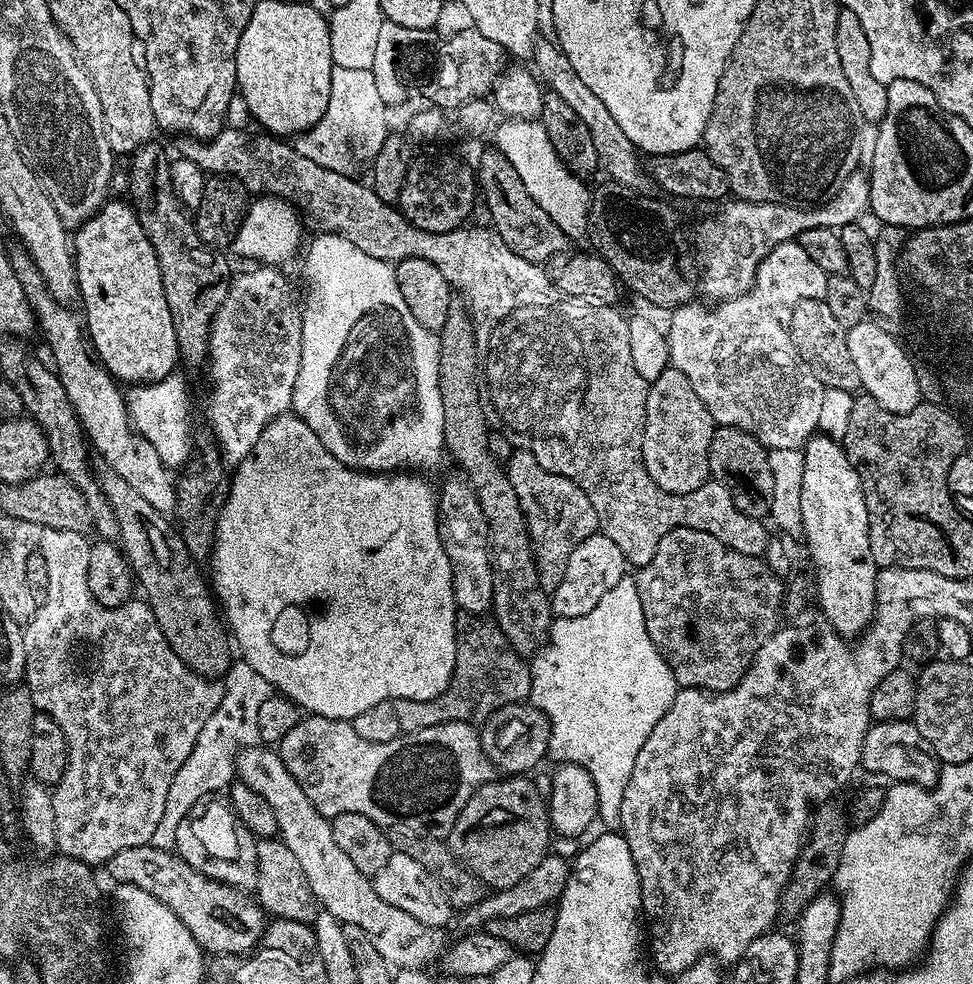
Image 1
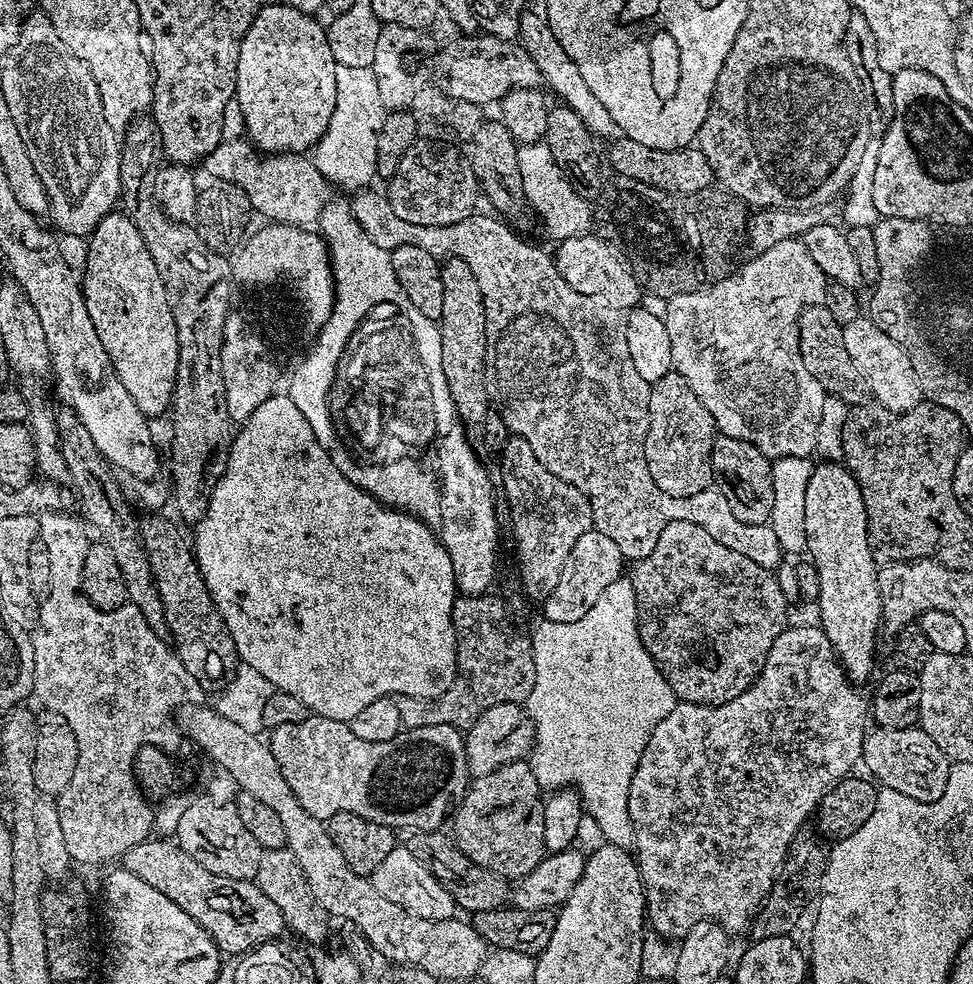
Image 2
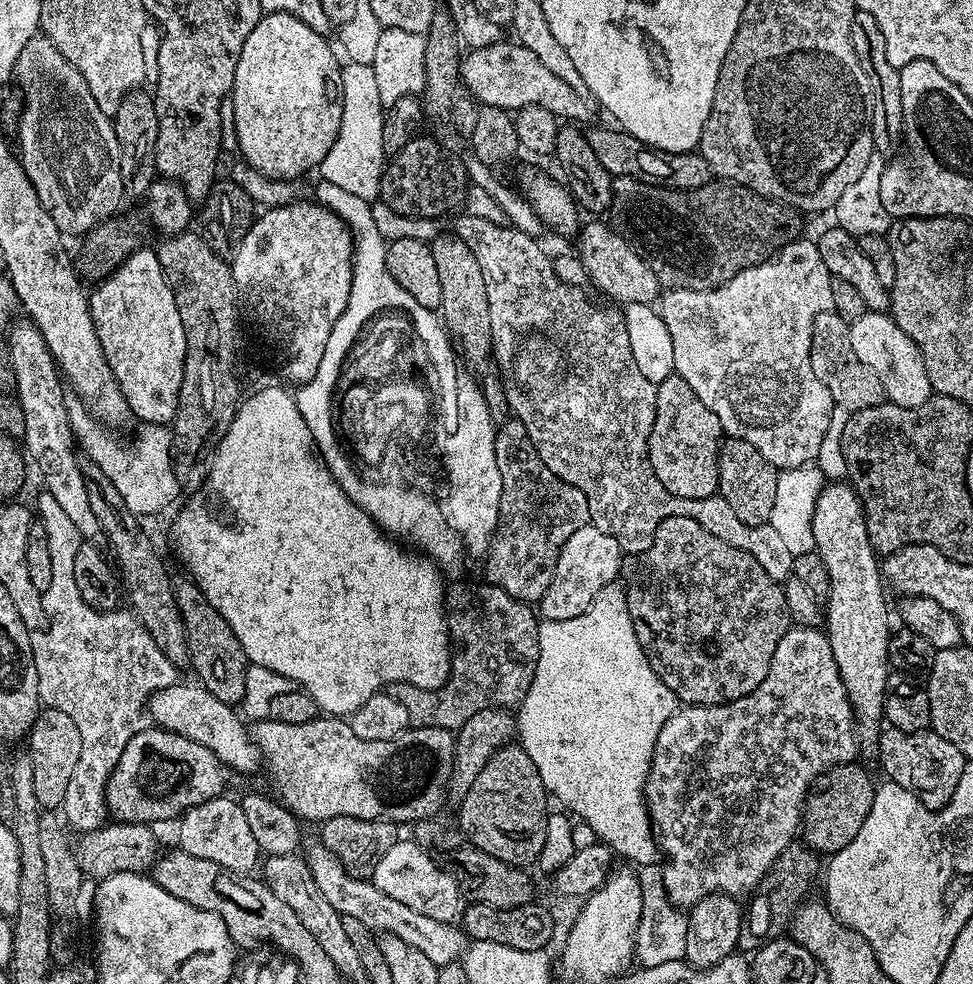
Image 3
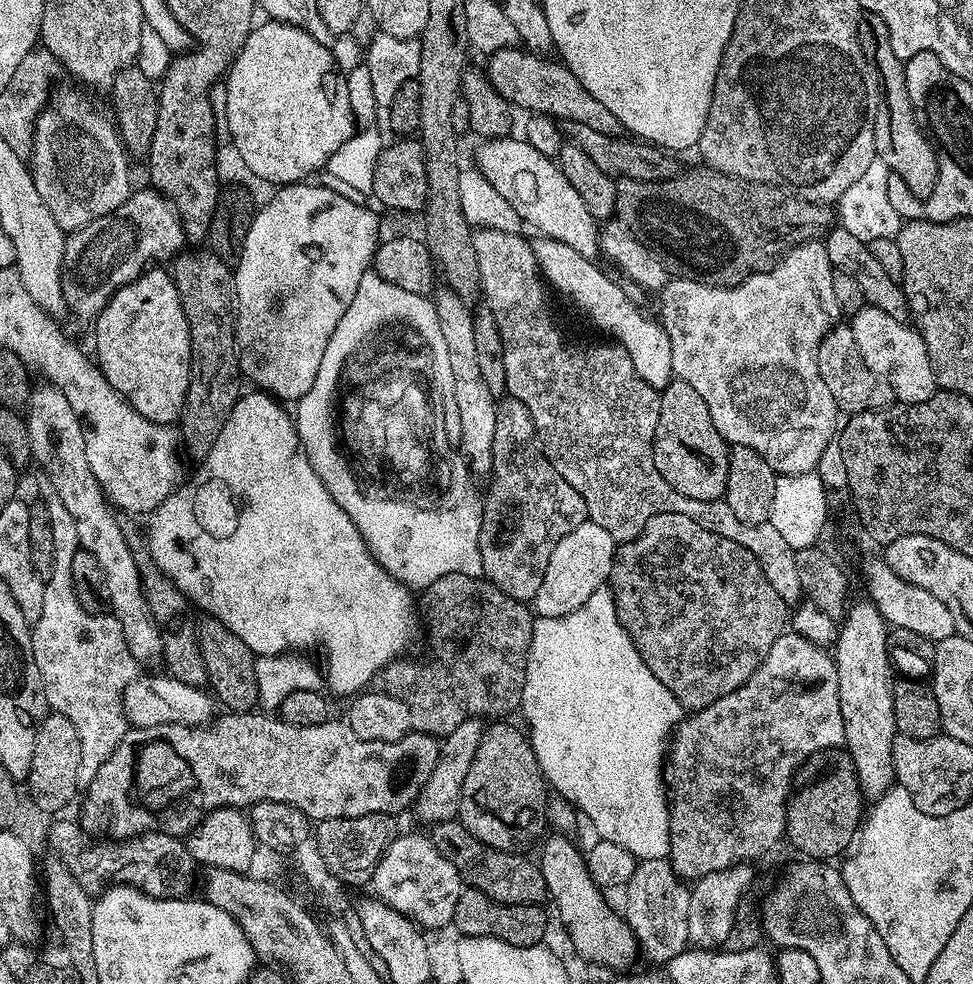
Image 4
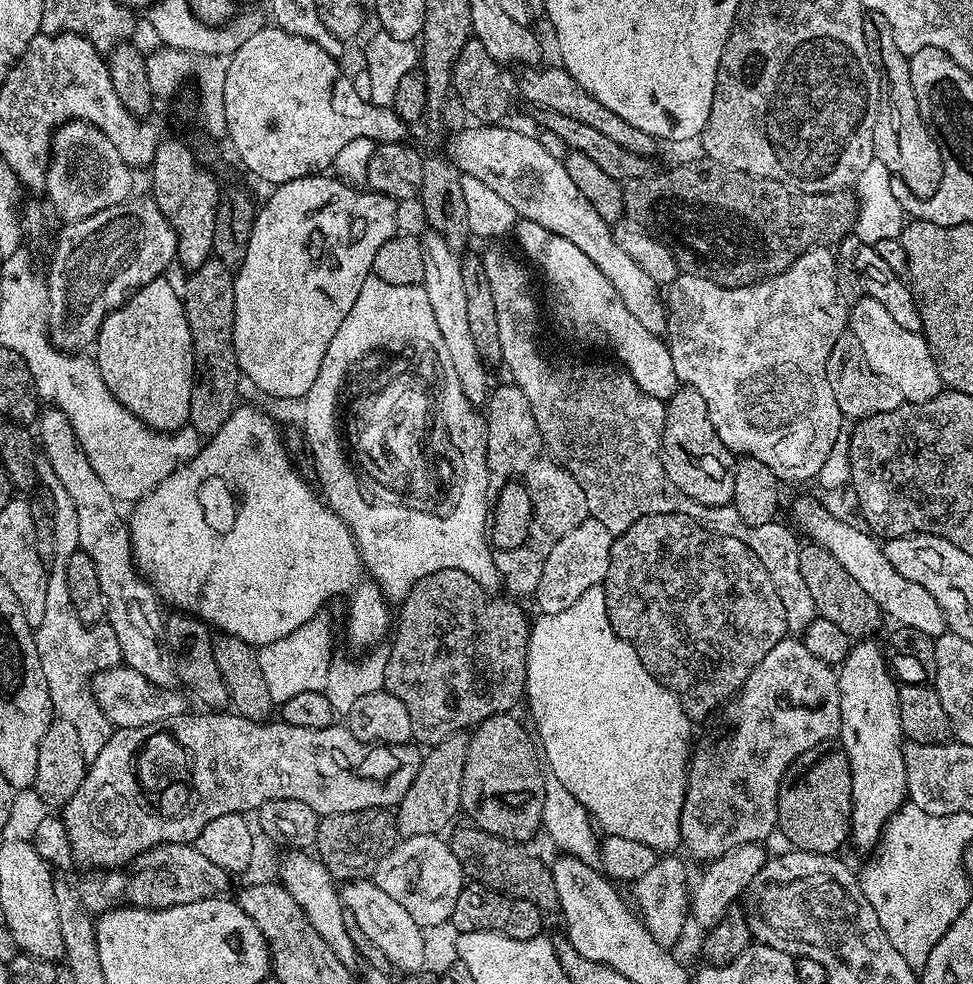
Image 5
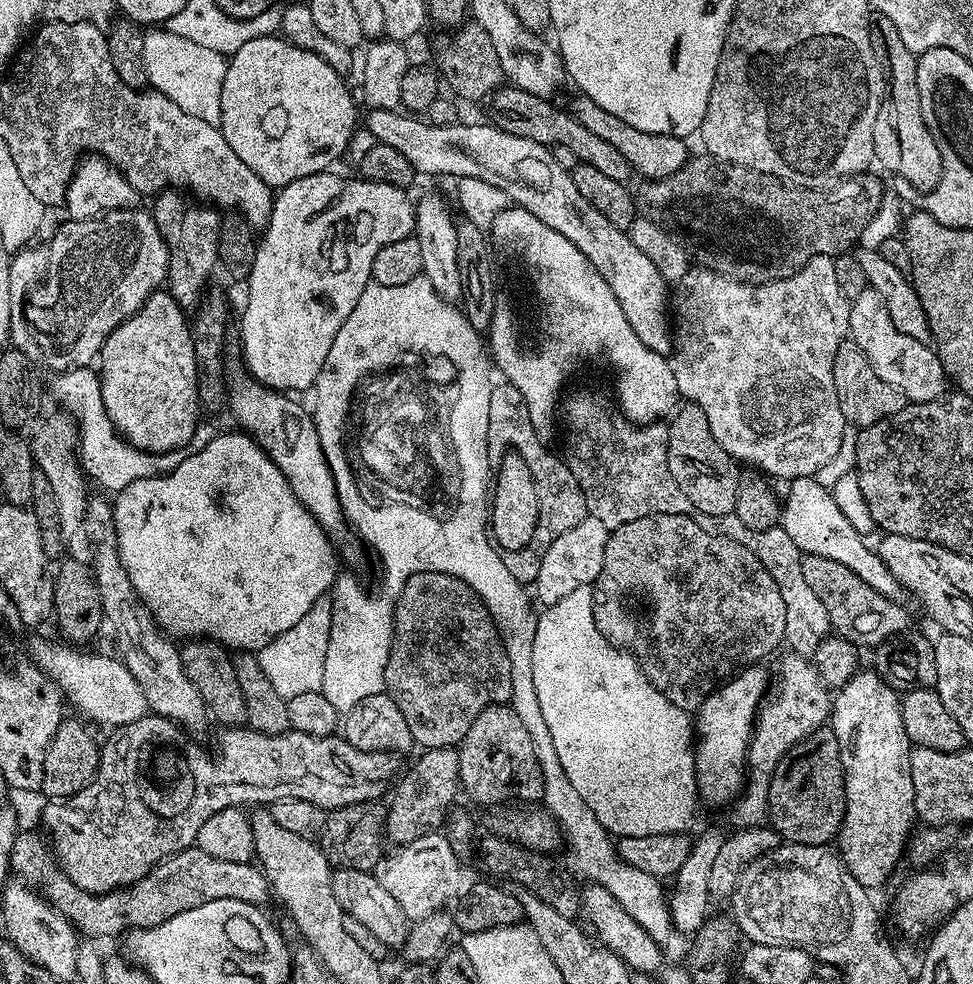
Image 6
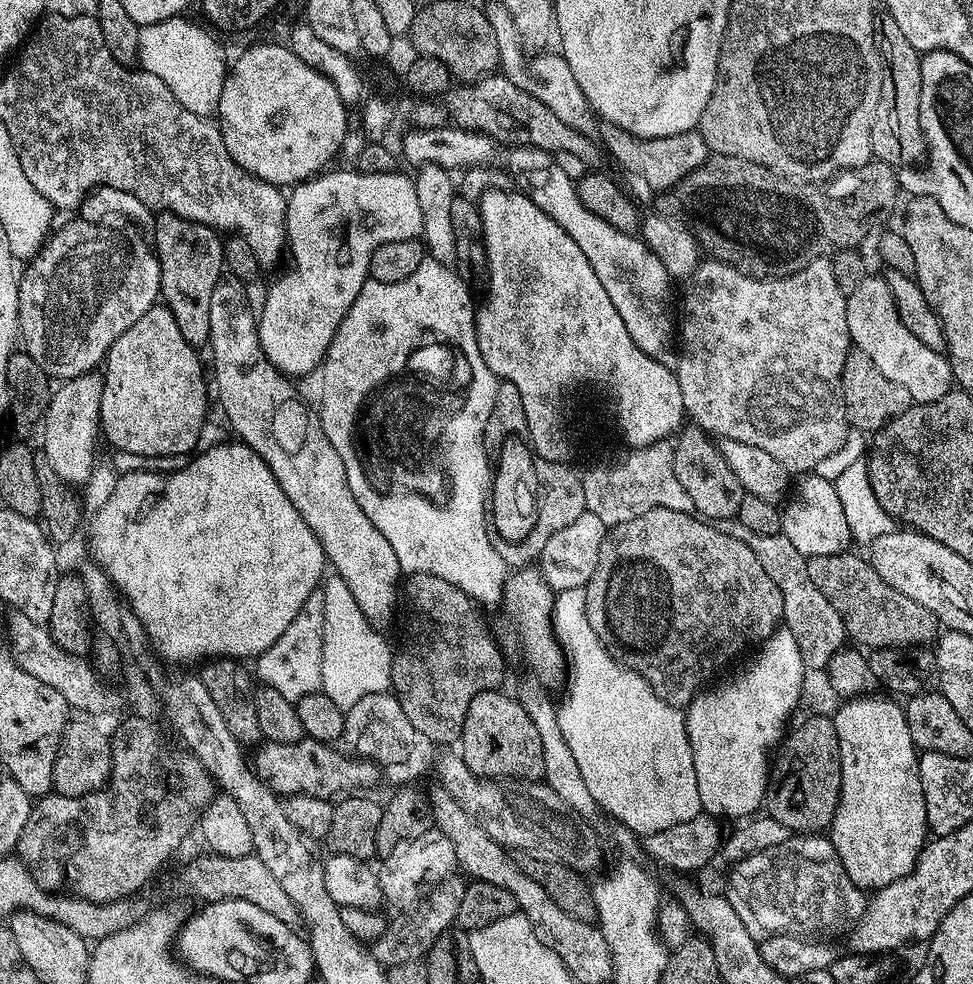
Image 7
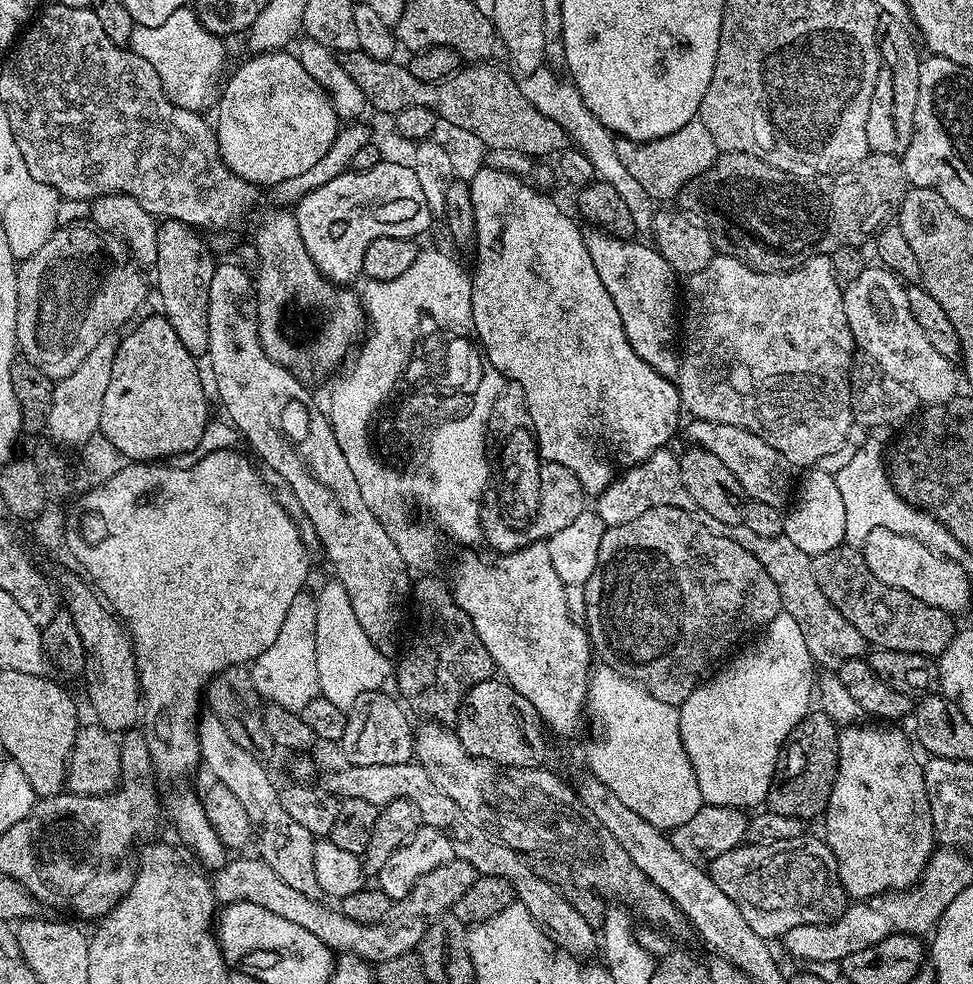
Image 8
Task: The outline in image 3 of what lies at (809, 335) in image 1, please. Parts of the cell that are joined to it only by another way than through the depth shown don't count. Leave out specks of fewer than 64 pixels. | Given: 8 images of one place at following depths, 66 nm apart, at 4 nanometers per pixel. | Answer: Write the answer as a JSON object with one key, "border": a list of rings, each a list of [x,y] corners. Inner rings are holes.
{"border":[[[823,312],[814,318],[814,330],[810,338],[810,366],[818,382],[830,390],[833,405],[837,408],[845,408],[851,414],[885,403],[882,382],[878,382],[878,378],[861,362],[858,354],[854,354],[854,346],[850,346],[849,321],[842,319],[836,312]]]}

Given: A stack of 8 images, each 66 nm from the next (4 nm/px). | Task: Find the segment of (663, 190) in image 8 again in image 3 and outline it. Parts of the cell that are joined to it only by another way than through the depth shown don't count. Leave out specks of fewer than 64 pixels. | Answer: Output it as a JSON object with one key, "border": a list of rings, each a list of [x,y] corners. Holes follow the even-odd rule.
{"border":[[[515,42],[471,49],[460,62],[460,84],[477,105],[485,104],[505,110],[542,106],[542,110],[550,110],[550,114],[564,122],[584,122],[580,120],[588,116],[589,101],[566,86],[566,82],[557,78],[531,50],[526,50],[526,46]]]}

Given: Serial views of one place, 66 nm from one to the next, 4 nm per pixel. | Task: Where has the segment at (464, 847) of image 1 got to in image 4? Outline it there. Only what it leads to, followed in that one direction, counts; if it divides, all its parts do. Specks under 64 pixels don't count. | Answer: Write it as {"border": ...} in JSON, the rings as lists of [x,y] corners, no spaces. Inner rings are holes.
{"border":[[[492,722],[485,727],[474,762],[470,762],[470,774],[462,782],[458,819],[488,848],[520,854],[545,835],[550,788],[527,735],[504,723],[508,722]]]}

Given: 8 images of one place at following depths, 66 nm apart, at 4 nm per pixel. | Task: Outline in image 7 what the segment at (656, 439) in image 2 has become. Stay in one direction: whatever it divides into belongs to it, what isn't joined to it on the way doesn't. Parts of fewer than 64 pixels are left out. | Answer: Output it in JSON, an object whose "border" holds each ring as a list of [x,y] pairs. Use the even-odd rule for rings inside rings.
{"border":[[[685,427],[675,437],[674,474],[678,482],[682,482],[682,490],[690,494],[690,502],[694,502],[697,513],[705,521],[715,522],[739,517],[742,498],[746,495],[744,487],[738,482],[734,470],[726,466],[726,458],[721,454],[717,441],[701,428]]]}

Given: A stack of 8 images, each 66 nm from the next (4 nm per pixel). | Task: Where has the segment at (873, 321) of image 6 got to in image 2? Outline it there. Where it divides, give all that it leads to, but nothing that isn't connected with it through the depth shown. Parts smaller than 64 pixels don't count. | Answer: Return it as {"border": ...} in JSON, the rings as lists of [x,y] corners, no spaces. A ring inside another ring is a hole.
{"border":[[[861,318],[843,325],[842,342],[846,342],[846,351],[850,358],[860,367],[860,373],[868,382],[868,391],[875,403],[886,410],[905,412],[922,402],[922,389],[918,382],[918,374],[910,364],[910,358],[890,334],[884,334],[871,318]]]}

